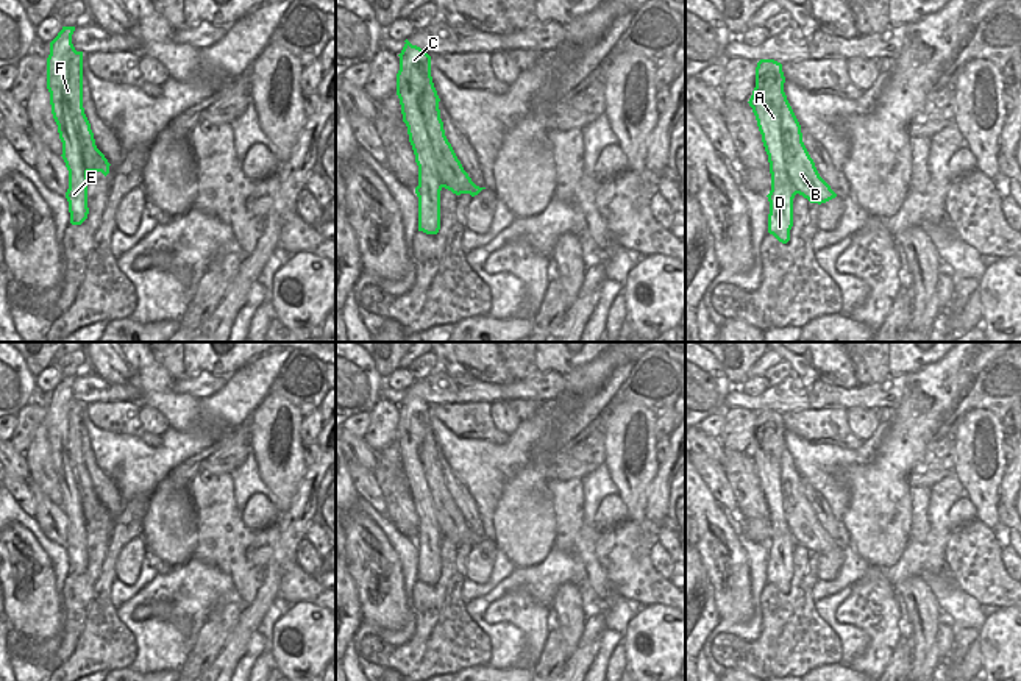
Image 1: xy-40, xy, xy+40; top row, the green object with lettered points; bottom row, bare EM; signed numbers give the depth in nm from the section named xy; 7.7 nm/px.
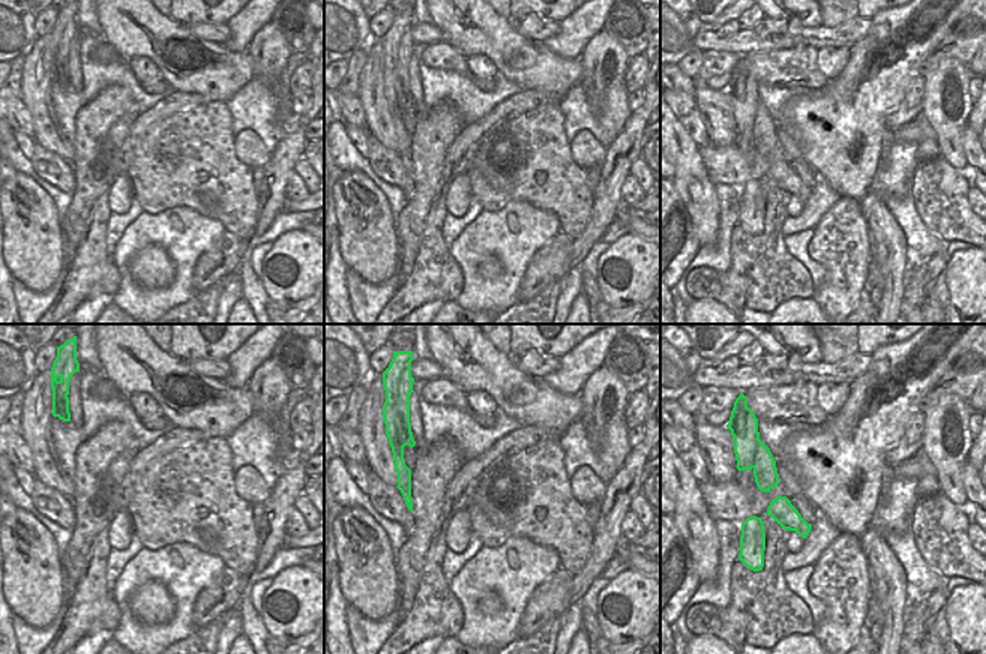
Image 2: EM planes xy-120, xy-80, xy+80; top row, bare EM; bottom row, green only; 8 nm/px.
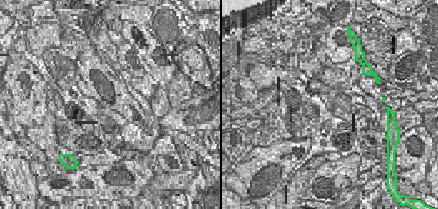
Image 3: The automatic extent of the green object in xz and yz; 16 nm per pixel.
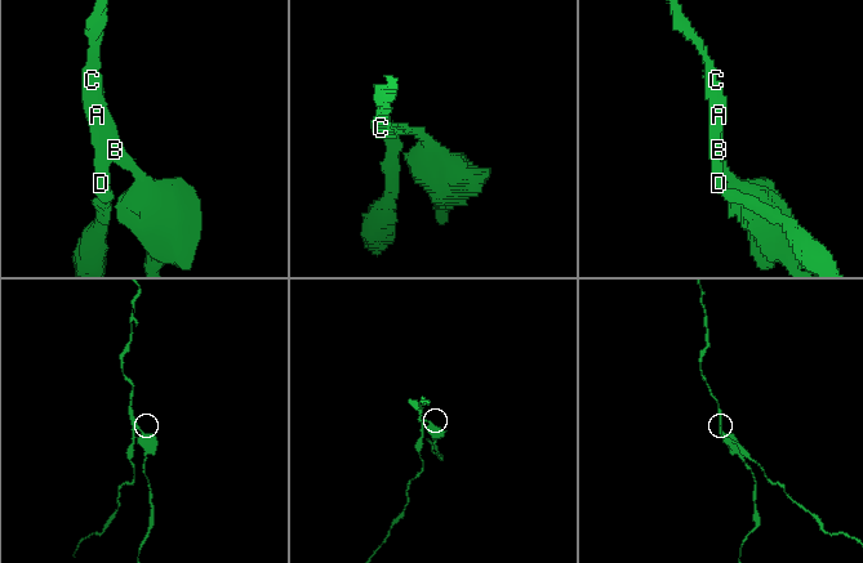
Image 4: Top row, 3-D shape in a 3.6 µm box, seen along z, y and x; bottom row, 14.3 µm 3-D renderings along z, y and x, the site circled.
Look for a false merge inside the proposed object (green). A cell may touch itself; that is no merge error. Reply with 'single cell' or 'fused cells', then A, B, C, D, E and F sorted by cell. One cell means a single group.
fused cells; groups A C D E F / B

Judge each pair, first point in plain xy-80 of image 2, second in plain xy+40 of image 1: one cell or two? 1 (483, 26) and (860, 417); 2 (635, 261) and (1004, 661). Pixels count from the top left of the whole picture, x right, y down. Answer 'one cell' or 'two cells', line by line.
1: two cells
2: one cell

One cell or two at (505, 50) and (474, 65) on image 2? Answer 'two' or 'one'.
two

